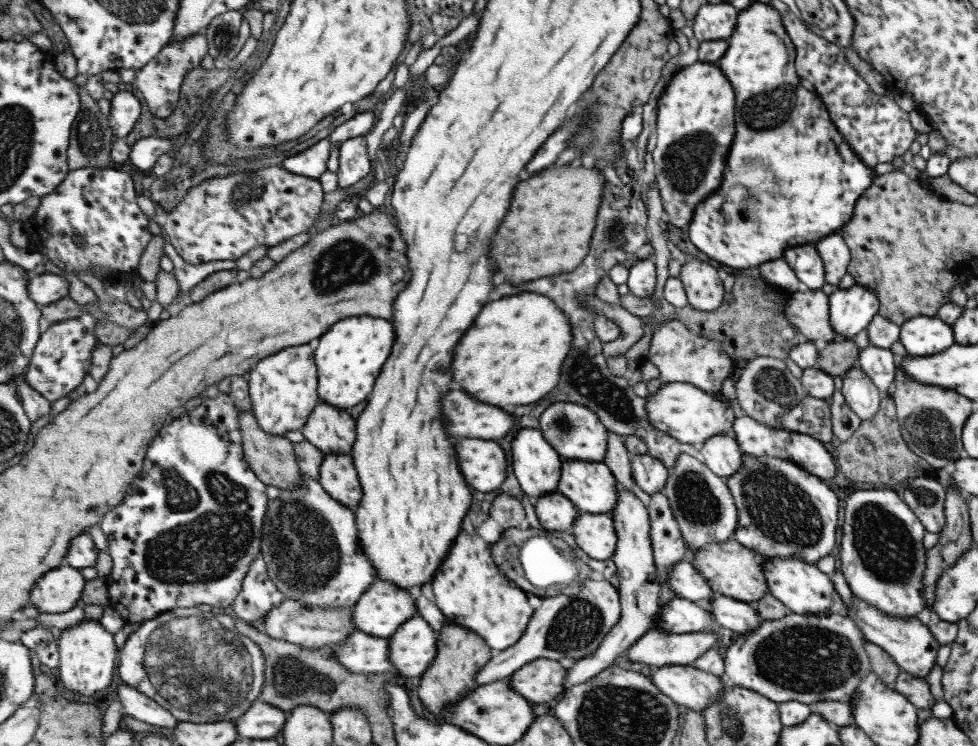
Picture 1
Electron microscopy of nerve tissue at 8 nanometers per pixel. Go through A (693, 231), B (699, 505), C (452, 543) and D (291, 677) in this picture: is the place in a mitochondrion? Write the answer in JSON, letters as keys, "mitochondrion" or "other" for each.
{"A":"other","B":"mitochondrion","C":"other","D":"mitochondrion"}

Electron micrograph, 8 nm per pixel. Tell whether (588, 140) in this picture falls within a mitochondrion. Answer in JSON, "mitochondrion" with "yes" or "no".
{"mitochondrion":"yes"}

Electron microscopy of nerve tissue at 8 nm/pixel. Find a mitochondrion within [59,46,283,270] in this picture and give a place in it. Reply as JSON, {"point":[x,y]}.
{"point":[92,140]}

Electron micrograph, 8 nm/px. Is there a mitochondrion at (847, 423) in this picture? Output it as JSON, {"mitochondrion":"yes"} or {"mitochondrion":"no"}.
{"mitochondrion":"no"}

